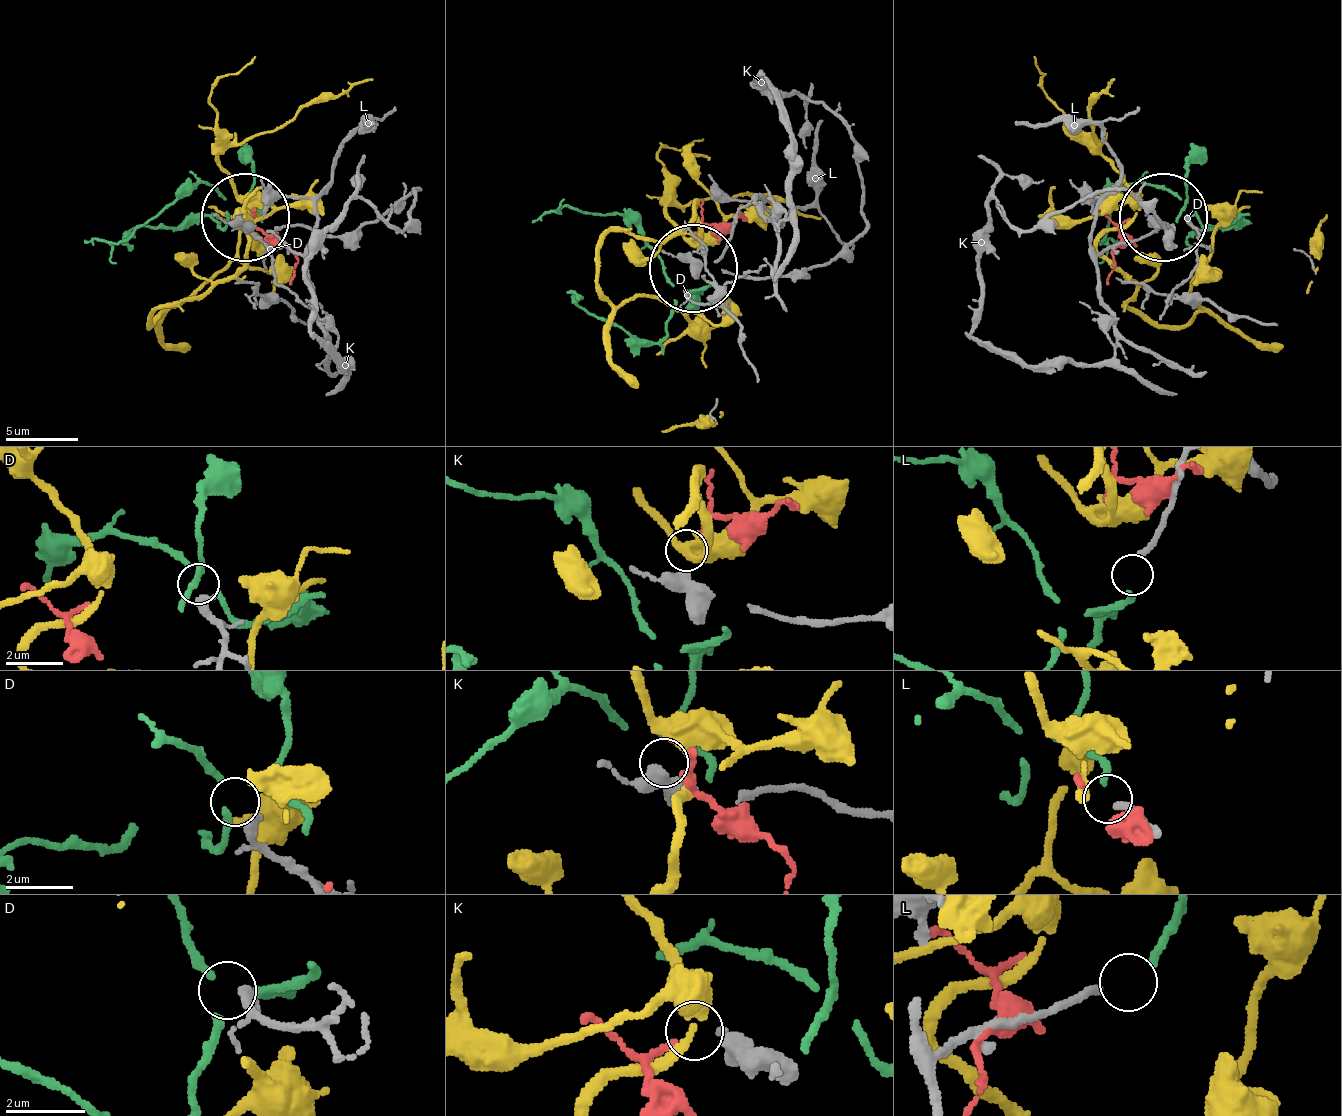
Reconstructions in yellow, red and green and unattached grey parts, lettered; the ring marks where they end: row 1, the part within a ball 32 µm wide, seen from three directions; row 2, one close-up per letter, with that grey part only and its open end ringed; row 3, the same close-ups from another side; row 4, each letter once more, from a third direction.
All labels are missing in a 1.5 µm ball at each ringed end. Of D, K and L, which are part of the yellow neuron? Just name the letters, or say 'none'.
none

